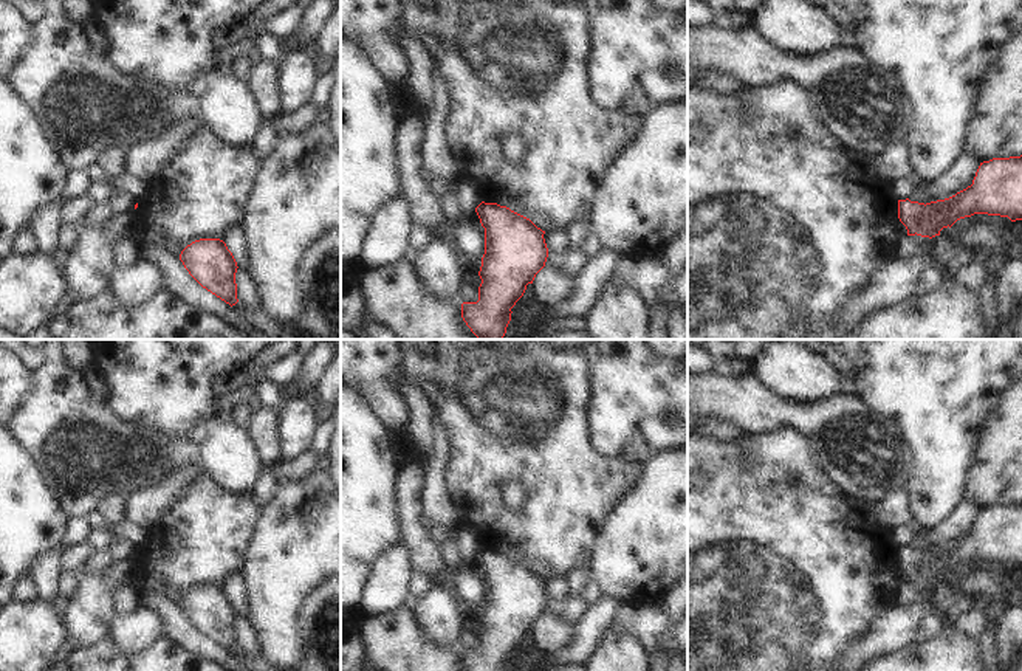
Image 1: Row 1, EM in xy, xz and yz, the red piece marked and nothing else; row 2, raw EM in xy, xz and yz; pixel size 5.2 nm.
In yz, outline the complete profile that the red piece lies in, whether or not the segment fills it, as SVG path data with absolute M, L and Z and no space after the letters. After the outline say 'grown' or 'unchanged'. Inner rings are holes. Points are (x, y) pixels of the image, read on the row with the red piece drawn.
M1022 155L980 163L972 184L931 203L898 200L898 219L907 236L935 237L943 228L974 214L1022 220Z; unchanged

